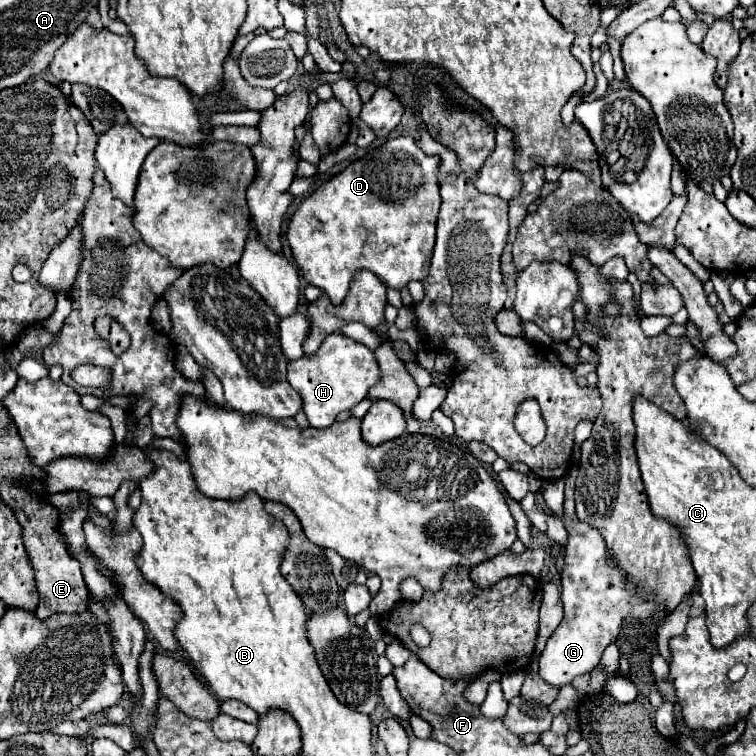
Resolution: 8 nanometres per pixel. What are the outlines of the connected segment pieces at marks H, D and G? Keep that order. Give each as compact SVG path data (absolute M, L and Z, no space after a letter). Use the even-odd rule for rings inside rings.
M329 334L313 356L303 356L289 362L287 380L303 398L303 412L313 428L327 428L335 422L337 414L351 410L375 382L379 382L379 366L373 352L345 334Z
M399 136L387 140L381 148L365 154L349 164L341 174L323 182L311 196L307 196L299 210L291 216L287 240L293 250L293 258L299 264L305 280L321 288L329 300L339 306L359 270L373 272L385 286L401 290L411 280L427 278L433 246L437 214L441 206L439 196L439 156L427 156L415 144L411 136Z
M563 480L545 482L543 486L545 486L543 492L545 504L565 524L569 532L569 542L565 548L565 564L561 570L561 582L563 582L561 600L565 616L559 628L547 640L547 646L539 656L539 676L551 686L561 688L569 684L575 676L587 674L599 664L603 650L619 638L625 622L633 620L637 624L643 624L659 614L667 618L669 612L657 602L649 600L647 596L637 596L635 586L631 586L631 582L627 582L627 578L623 578L619 570L611 570L611 566L607 566L607 544L603 542L599 530L595 530L589 524L569 520L565 516Z

